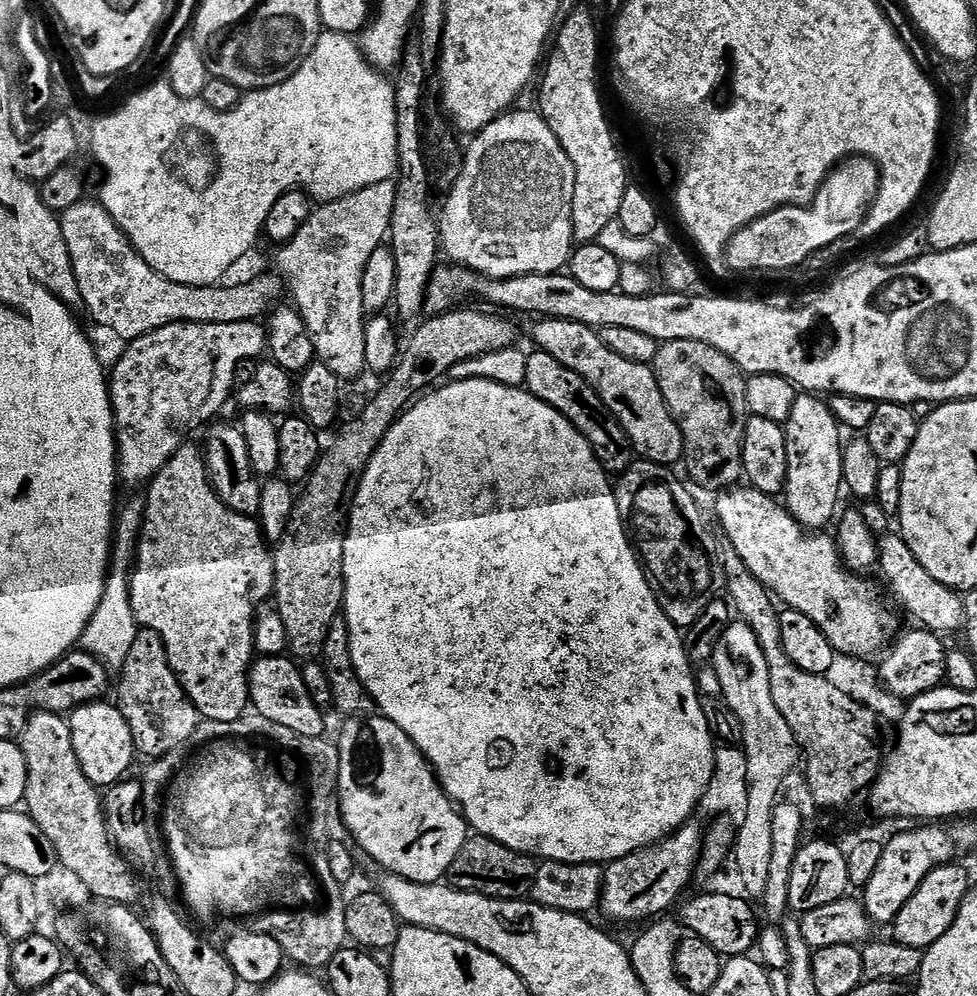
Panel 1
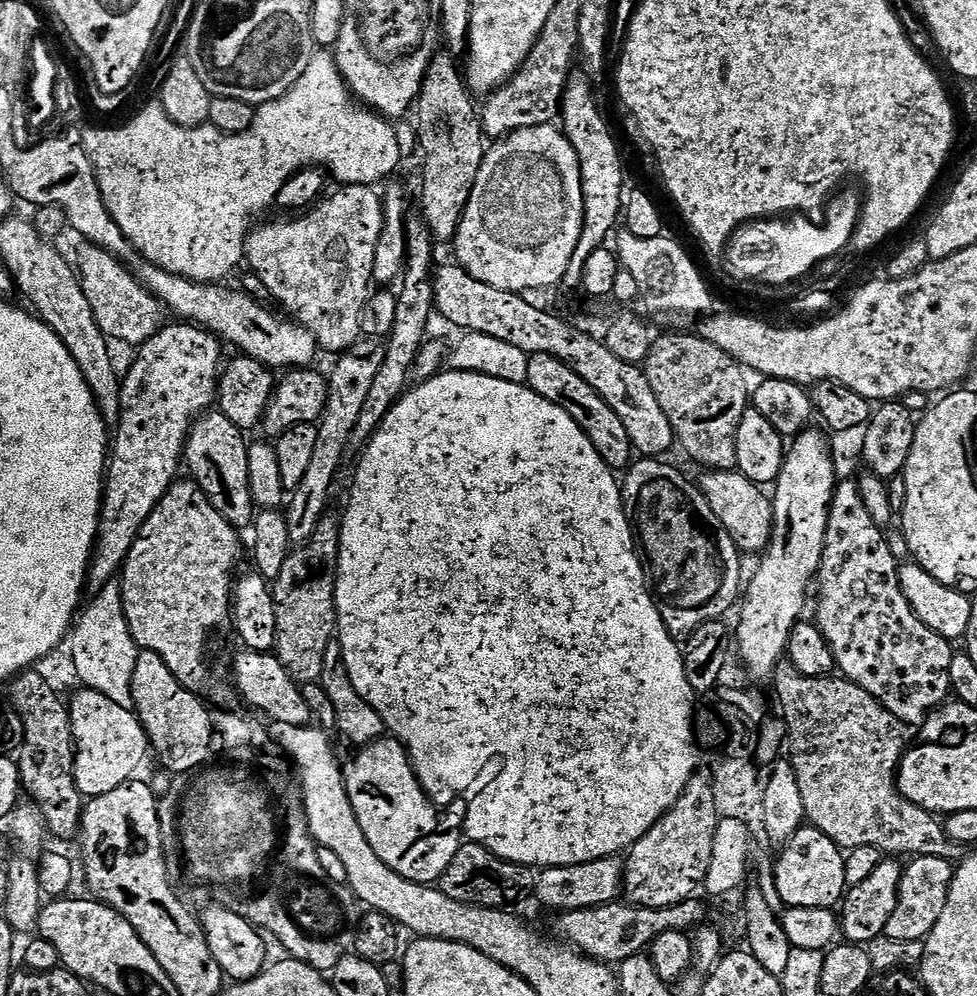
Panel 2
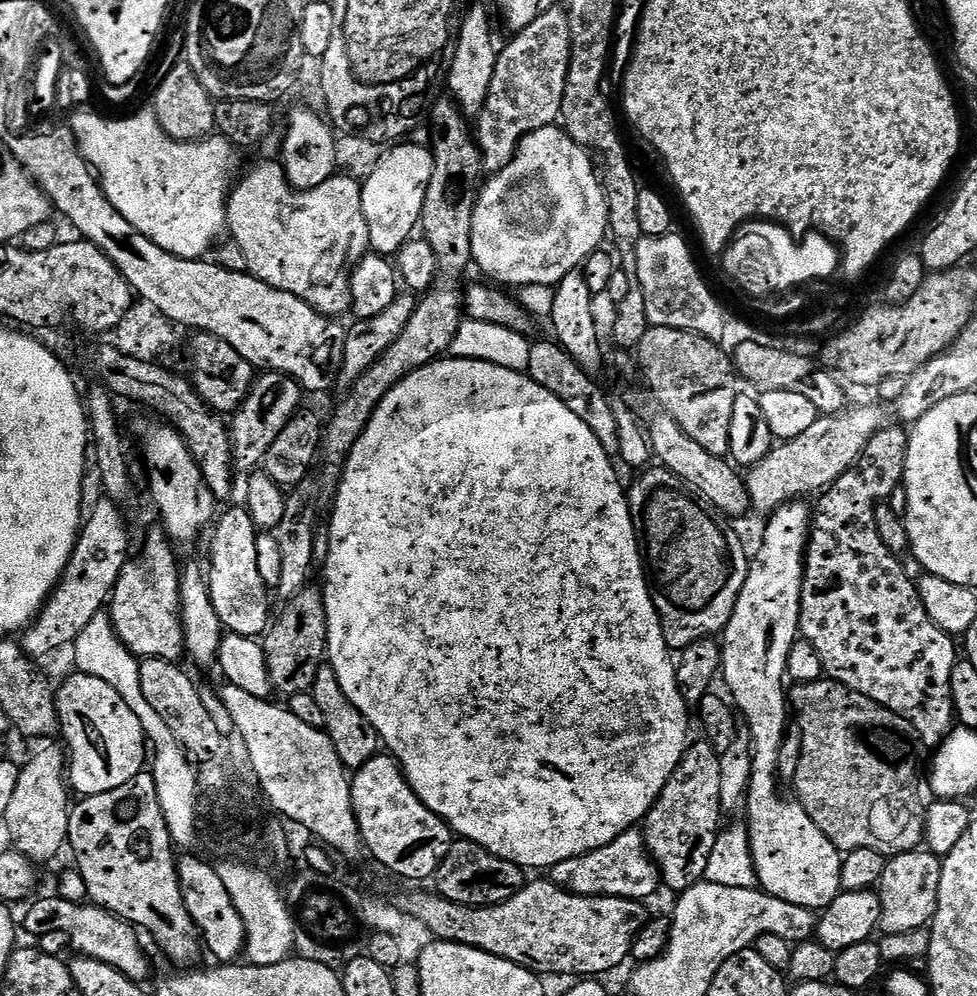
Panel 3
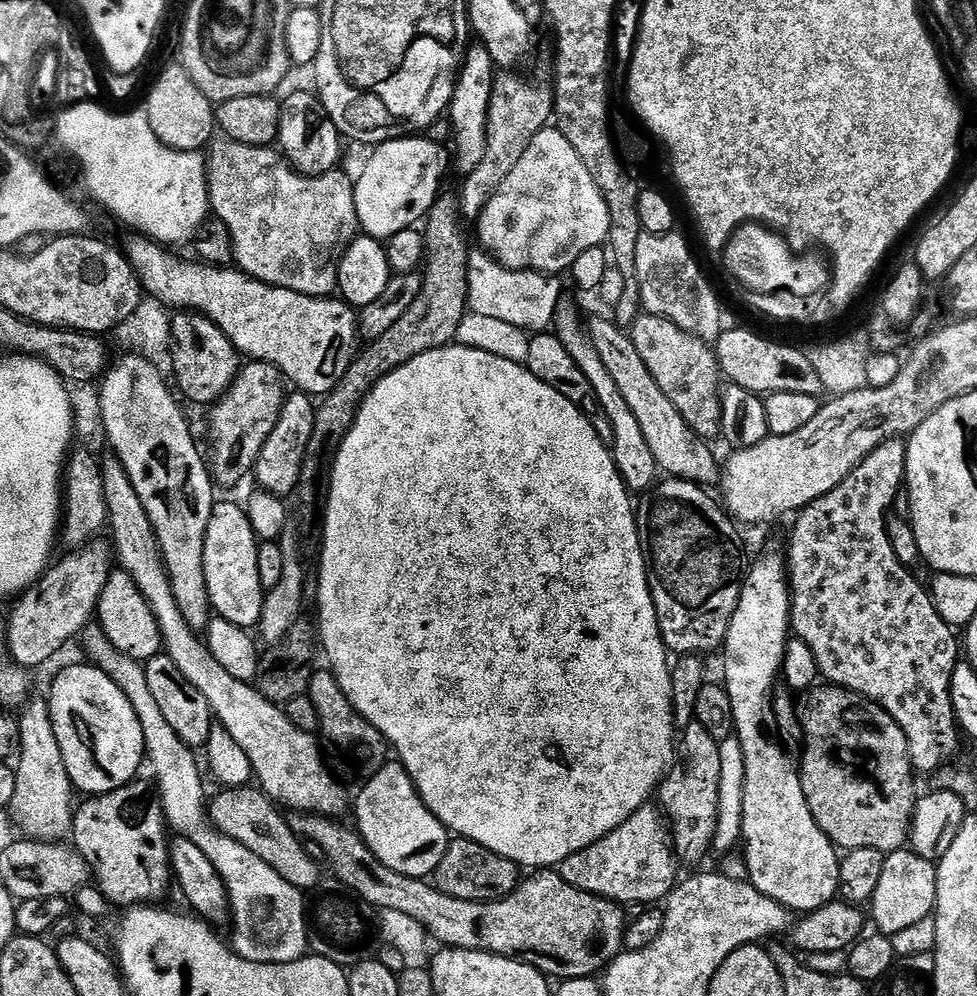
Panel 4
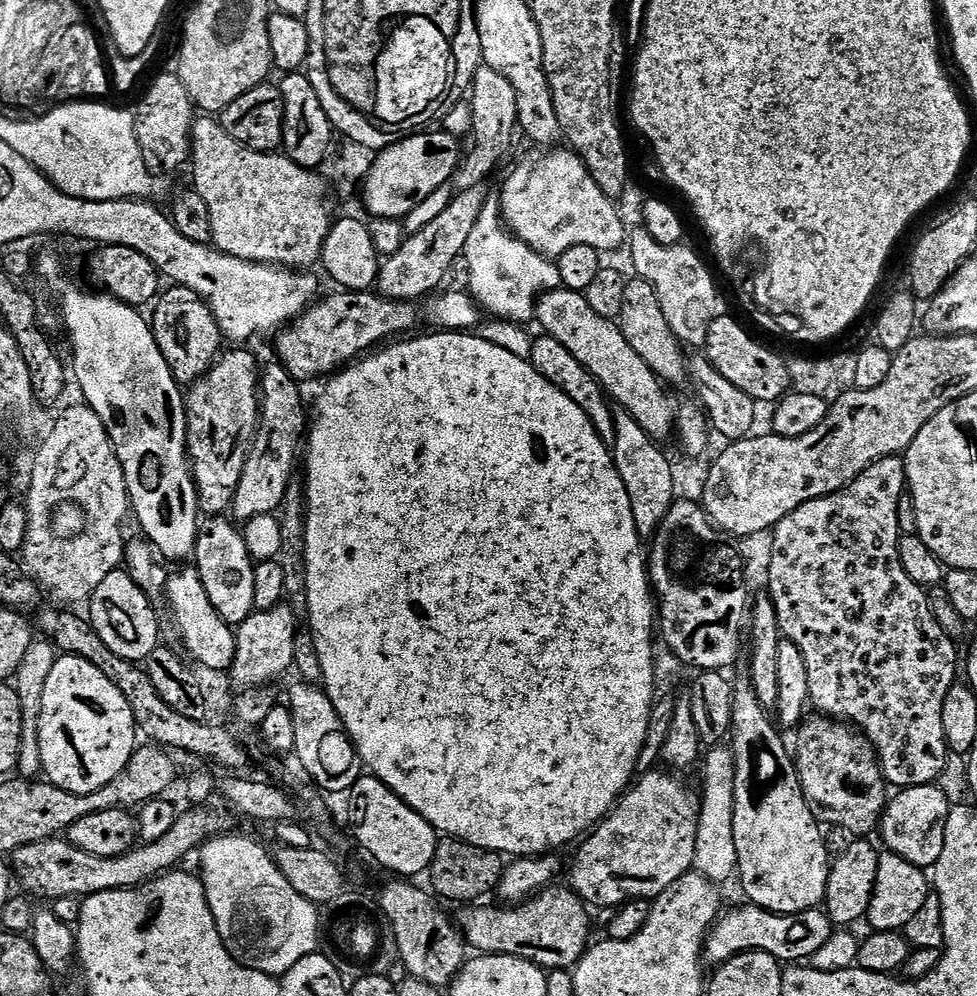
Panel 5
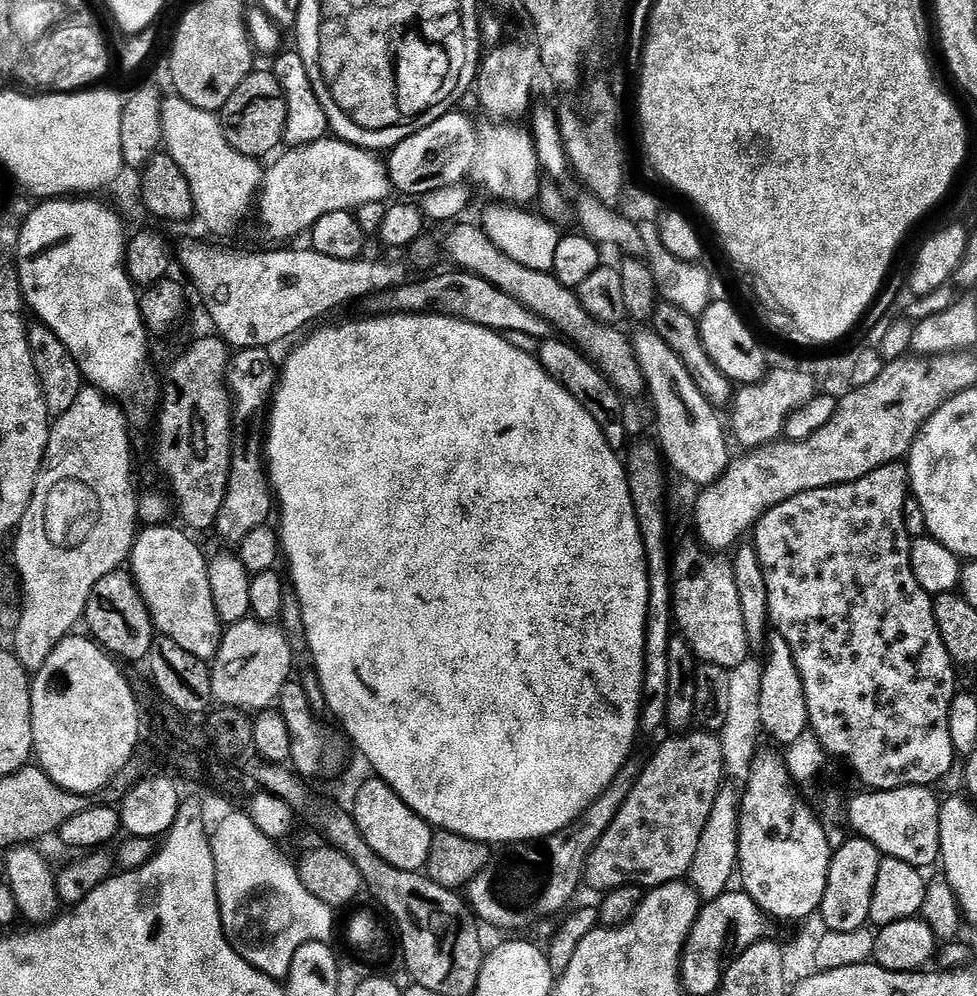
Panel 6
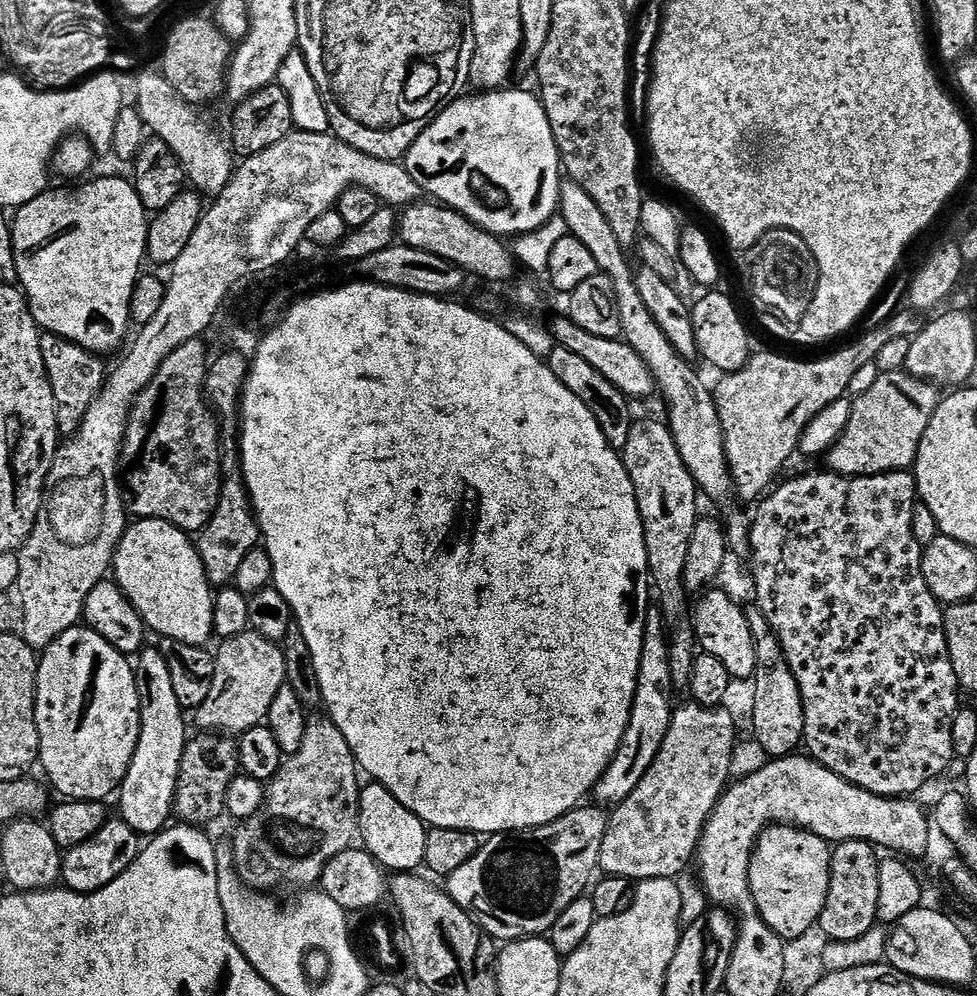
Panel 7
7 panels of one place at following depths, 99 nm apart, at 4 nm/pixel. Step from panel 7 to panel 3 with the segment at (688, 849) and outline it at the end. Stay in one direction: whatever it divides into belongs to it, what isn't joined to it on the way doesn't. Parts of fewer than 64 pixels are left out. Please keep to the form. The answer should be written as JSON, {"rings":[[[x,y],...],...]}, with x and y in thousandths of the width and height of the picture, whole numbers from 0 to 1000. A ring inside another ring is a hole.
{"rings":[[[655,833],[639,835],[628,845],[612,853],[604,853],[592,861],[571,865],[563,873],[566,888],[593,900],[627,900],[642,904],[663,906],[677,891],[676,873],[663,857],[659,836]]]}

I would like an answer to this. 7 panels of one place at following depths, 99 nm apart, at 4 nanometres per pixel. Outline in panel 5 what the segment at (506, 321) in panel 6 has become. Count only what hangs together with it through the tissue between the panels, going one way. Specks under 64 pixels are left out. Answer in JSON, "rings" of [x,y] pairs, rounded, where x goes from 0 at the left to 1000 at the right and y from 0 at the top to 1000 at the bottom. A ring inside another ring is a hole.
{"rings":[[[344,291],[341,297],[333,296],[324,300],[319,308],[311,312],[311,316],[300,321],[281,338],[282,349],[287,352],[286,364],[294,369],[297,378],[302,378],[304,383],[312,384],[311,382],[319,382],[322,378],[339,379],[346,370],[363,362],[369,355],[410,335],[426,331],[421,329],[428,328],[437,317],[439,323],[443,325],[441,328],[446,331],[478,333],[486,330],[492,324],[493,310],[483,294],[479,291],[454,292],[450,291],[439,296],[436,301],[437,309],[434,303],[397,301],[381,291],[376,293]]]}

